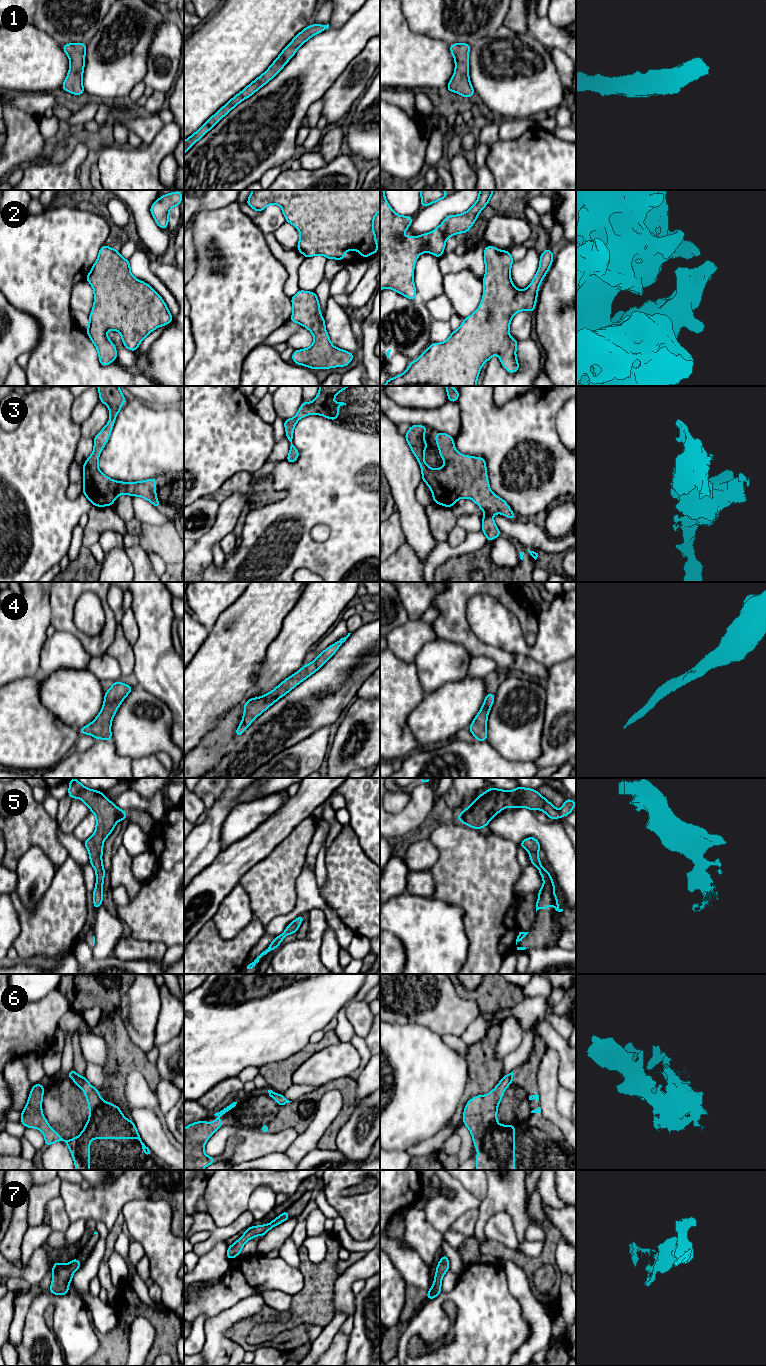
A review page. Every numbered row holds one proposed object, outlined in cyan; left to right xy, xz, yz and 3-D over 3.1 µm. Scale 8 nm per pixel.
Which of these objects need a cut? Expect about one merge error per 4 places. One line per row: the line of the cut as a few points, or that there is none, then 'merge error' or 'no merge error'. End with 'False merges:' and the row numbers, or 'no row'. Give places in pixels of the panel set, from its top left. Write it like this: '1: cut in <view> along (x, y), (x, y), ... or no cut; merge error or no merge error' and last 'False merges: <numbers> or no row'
1: no cut; no merge error
2: no cut; no merge error
3: no cut; no merge error
4: no cut; no merge error
5: no cut; no merge error
6: no cut; no merge error
7: no cut; no merge error
False merges: no row

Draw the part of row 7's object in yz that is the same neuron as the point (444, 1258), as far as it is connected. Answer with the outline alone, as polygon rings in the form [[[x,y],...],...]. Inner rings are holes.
[[[444,1254],[441,1257],[440,1262],[437,1264],[436,1274],[434,1277],[434,1284],[427,1292],[428,1300],[436,1298],[441,1293],[442,1278],[443,1278],[443,1275],[449,1270],[449,1266],[450,1266],[449,1259]]]

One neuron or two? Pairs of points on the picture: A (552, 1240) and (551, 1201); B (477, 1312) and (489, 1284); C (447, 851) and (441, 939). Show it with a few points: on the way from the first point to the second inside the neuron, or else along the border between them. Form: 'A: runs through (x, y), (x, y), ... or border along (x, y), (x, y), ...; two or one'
A: border along (536, 1186), (543, 1201); two
B: runs through (482, 1305), (482, 1291); one
C: border along (431, 897), (459, 906), (464, 915); two

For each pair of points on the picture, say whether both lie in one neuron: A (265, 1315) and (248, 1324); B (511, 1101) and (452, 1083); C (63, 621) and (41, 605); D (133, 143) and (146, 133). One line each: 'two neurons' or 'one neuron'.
A: one neuron
B: two neurons
C: two neurons
D: two neurons

